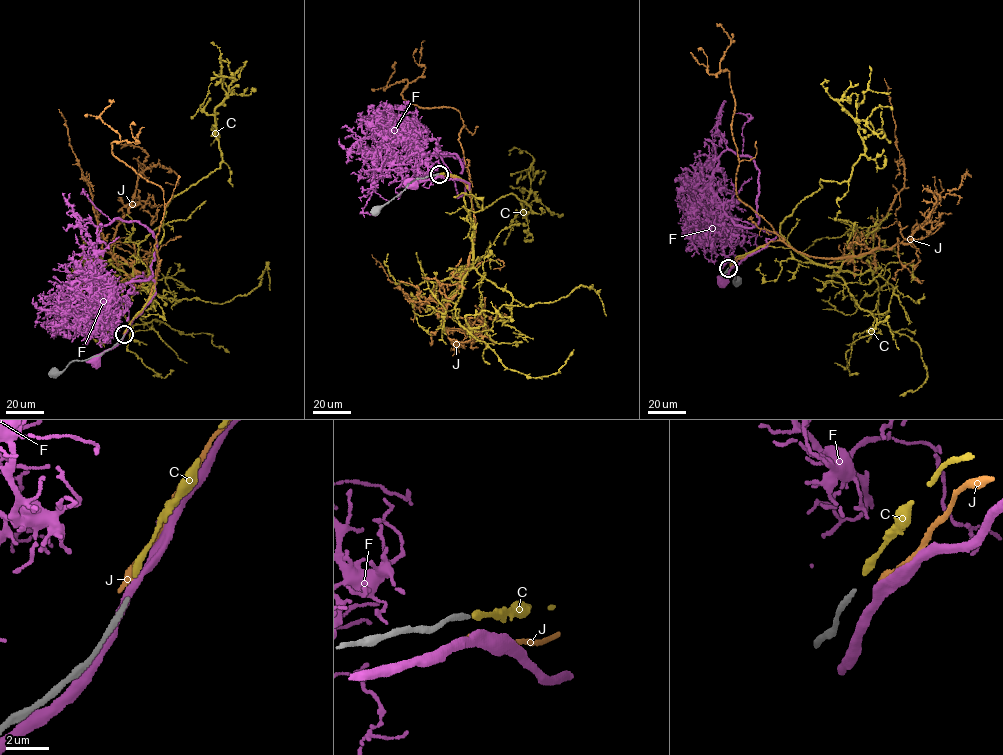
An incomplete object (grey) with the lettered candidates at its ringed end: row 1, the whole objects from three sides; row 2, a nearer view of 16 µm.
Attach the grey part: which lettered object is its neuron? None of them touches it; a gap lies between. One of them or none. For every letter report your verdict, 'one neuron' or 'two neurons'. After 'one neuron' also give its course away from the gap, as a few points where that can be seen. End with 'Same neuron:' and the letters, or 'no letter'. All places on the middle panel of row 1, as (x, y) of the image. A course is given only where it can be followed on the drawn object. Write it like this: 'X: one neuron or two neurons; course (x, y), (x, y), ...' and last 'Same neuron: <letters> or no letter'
C: one neuron; course (439, 174), (467, 182), (469, 212), (464, 192), (485, 208), (513, 193), (525, 217), (530, 166), (539, 184)
F: two neurons
J: two neurons
Same neuron: C

